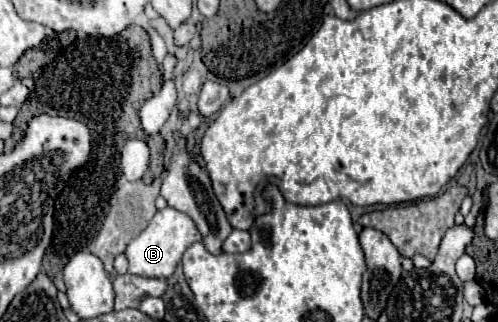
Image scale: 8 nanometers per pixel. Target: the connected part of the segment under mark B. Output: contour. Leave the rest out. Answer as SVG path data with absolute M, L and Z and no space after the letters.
M165 206L163 210L157 210L149 226L127 246L125 254L129 258L129 272L139 274L145 278L167 278L173 274L177 264L181 262L181 254L193 244L199 242L201 234L197 226L193 224L191 216L185 212L177 212L171 206Z

